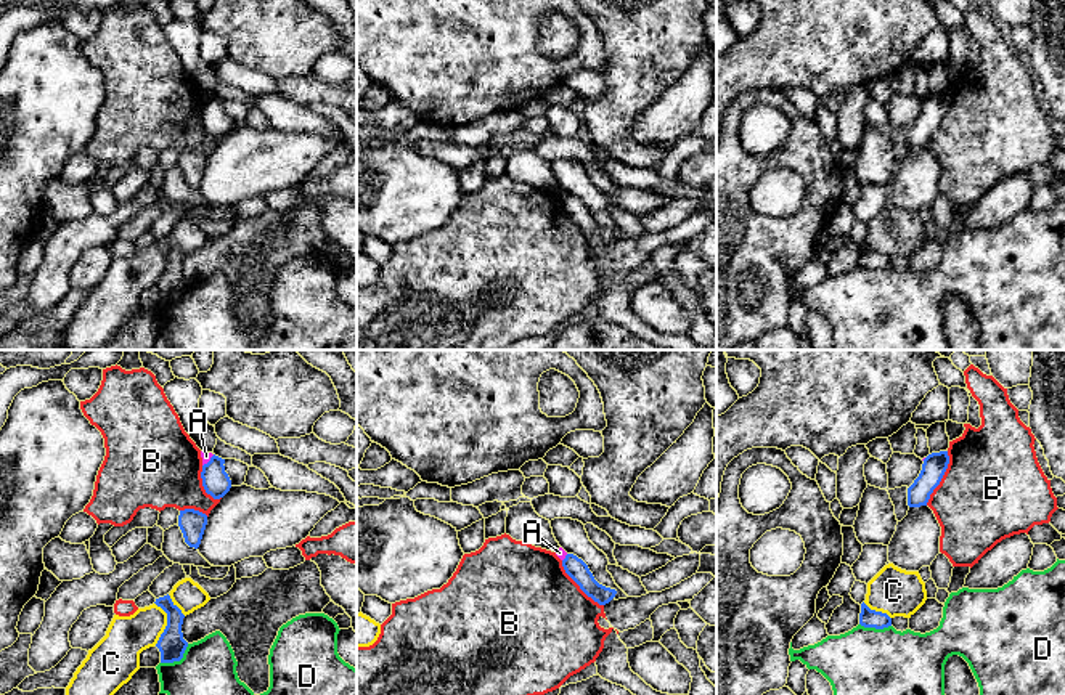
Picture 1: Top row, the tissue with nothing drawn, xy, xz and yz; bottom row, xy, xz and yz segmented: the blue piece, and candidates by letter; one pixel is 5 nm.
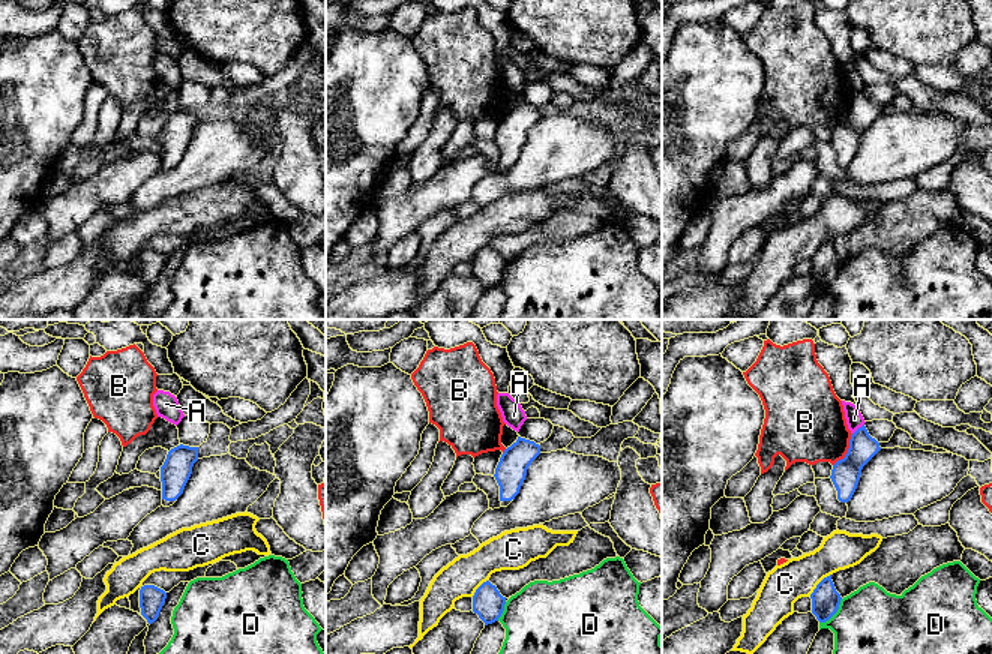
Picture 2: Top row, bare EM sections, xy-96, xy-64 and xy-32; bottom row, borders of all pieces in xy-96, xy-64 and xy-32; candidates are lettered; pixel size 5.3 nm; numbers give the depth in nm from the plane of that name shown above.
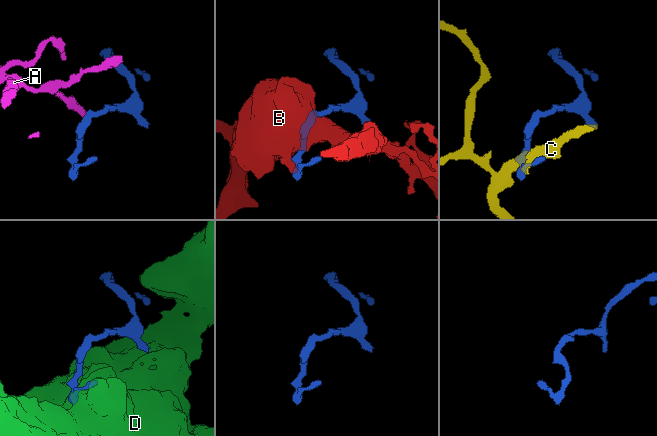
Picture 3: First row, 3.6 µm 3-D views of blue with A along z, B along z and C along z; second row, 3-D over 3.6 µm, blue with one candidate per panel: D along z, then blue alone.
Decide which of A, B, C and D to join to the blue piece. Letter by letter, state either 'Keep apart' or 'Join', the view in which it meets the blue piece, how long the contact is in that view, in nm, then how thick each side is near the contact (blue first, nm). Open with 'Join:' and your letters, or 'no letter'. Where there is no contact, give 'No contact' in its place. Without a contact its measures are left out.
Join: no letter
A: Keep apart. Touches blue in xy. Shared border 90 nm. Thickness 140 nm (blue) against 50 nm
B: Keep apart. Touches blue in yz. Shared border 300 nm. Thickness 120 nm (blue) against 480 nm
C: Keep apart. Touches blue in xy. Shared border 220 nm. Thickness 140 nm (blue) against 200 nm
D: Keep apart. Touches blue in xy. Shared border 170 nm. Thickness 140 nm (blue) against 280 nm

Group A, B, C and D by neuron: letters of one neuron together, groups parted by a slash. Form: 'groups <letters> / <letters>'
groups A / B / C / D

